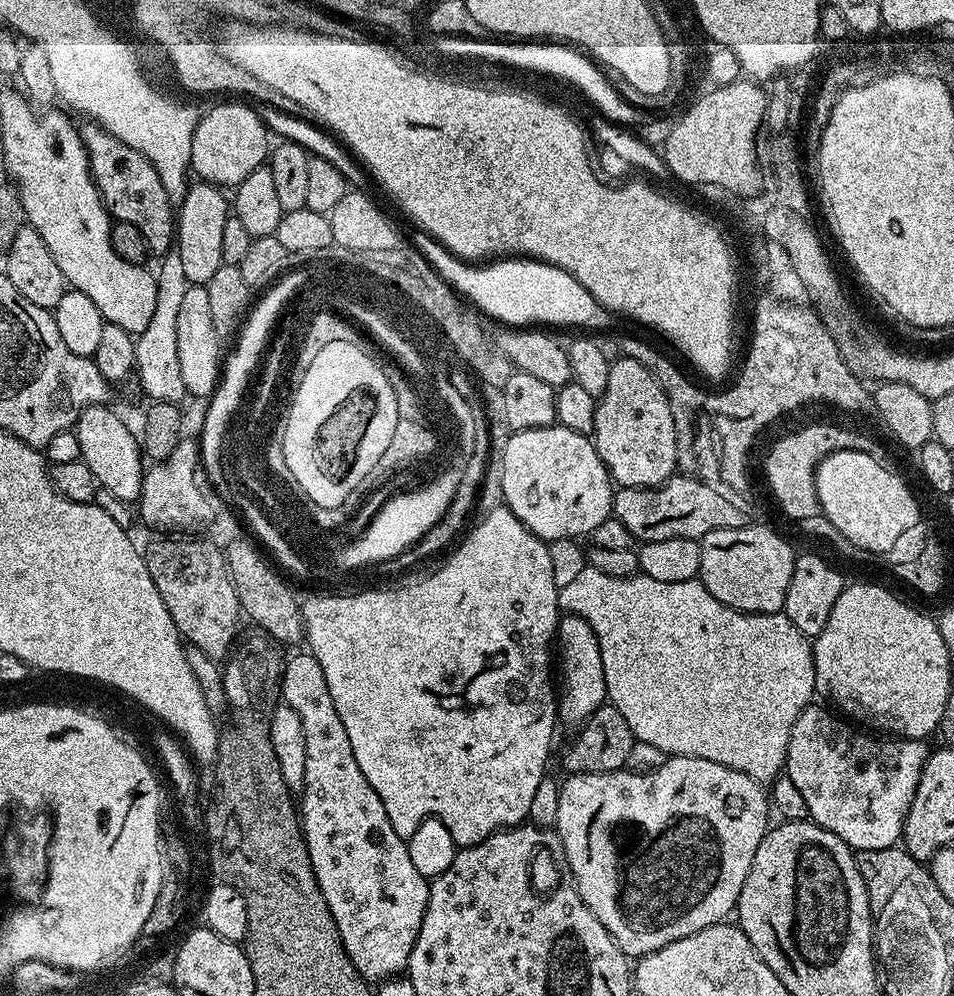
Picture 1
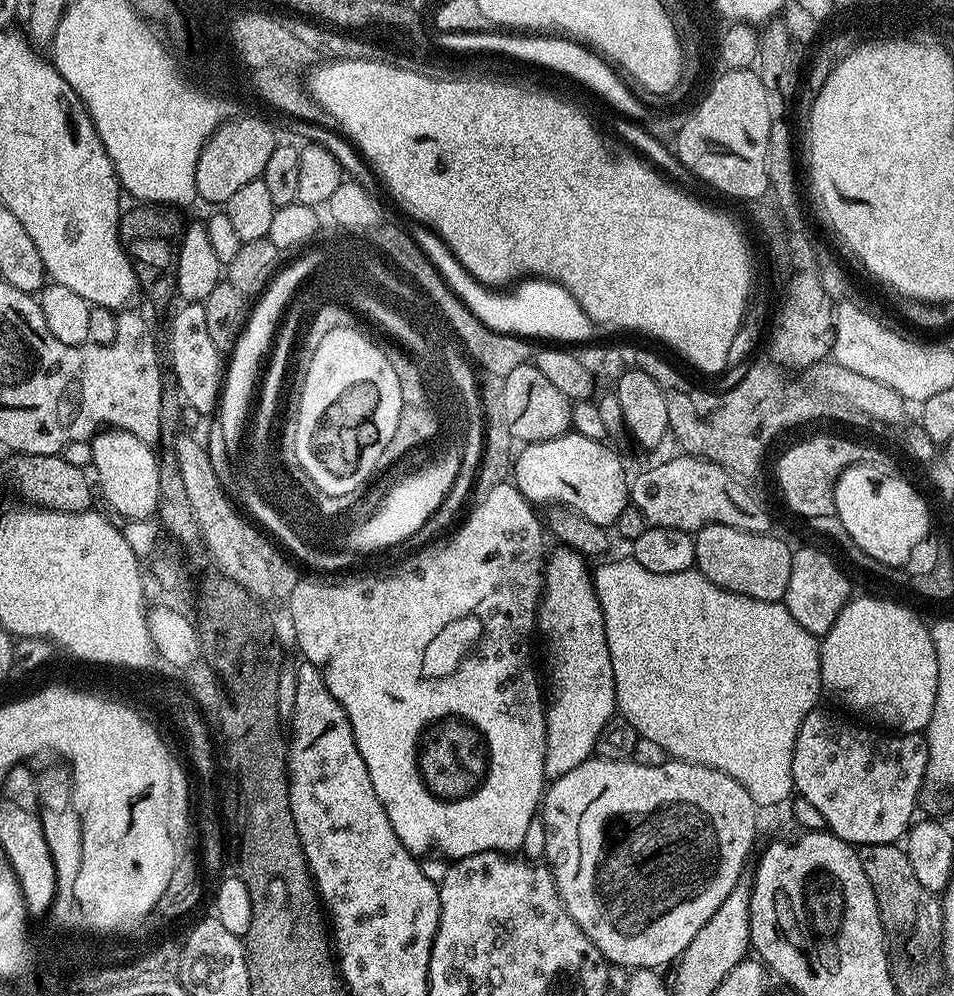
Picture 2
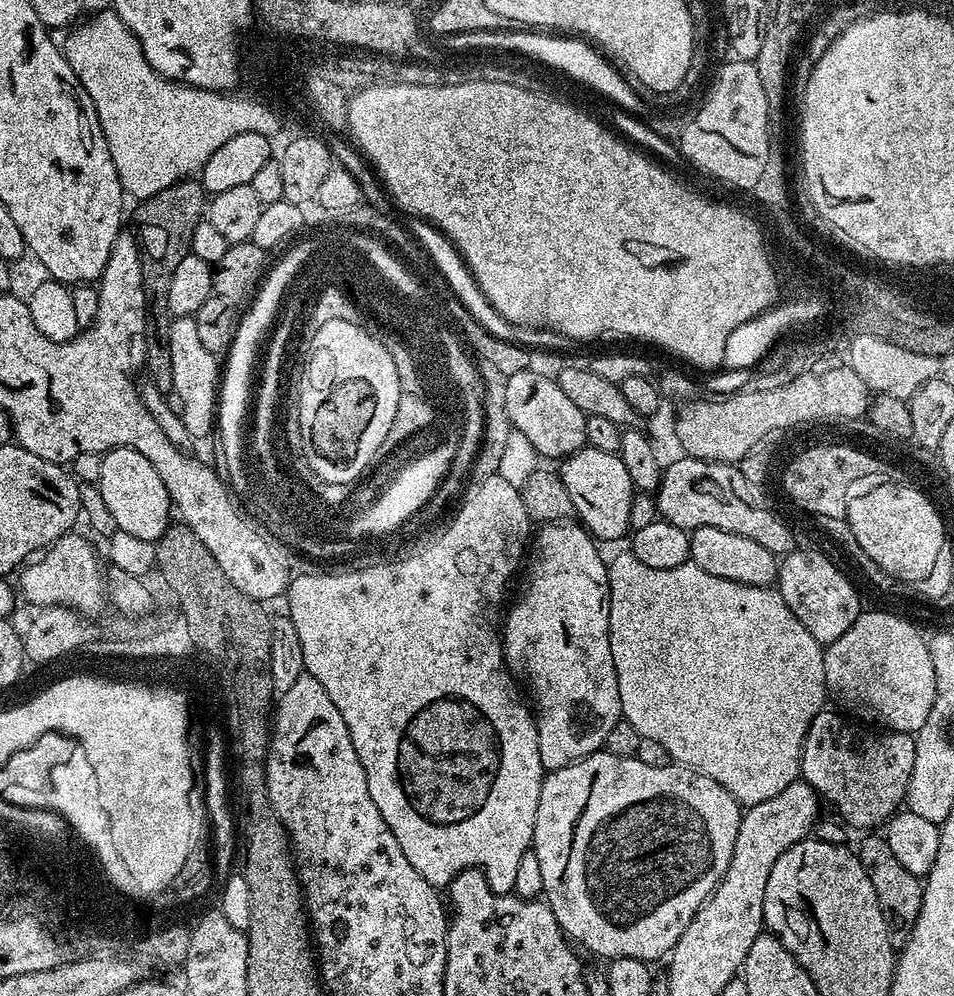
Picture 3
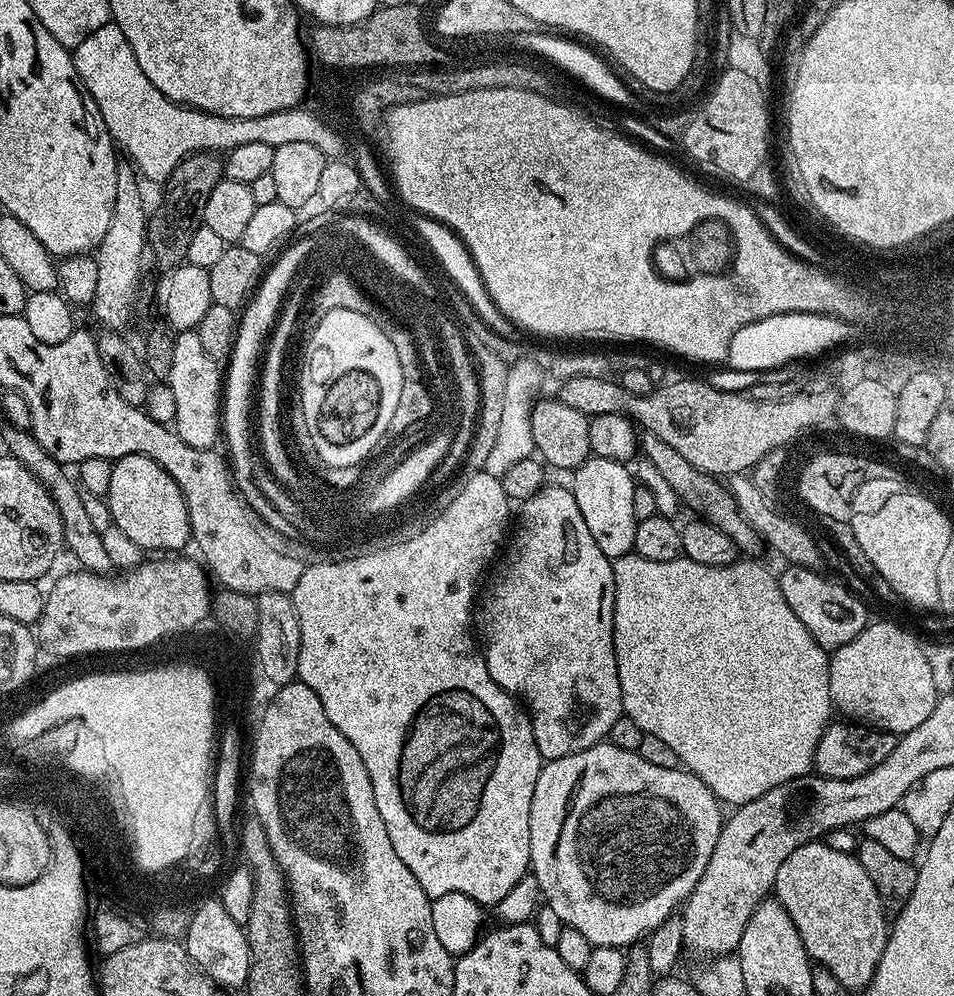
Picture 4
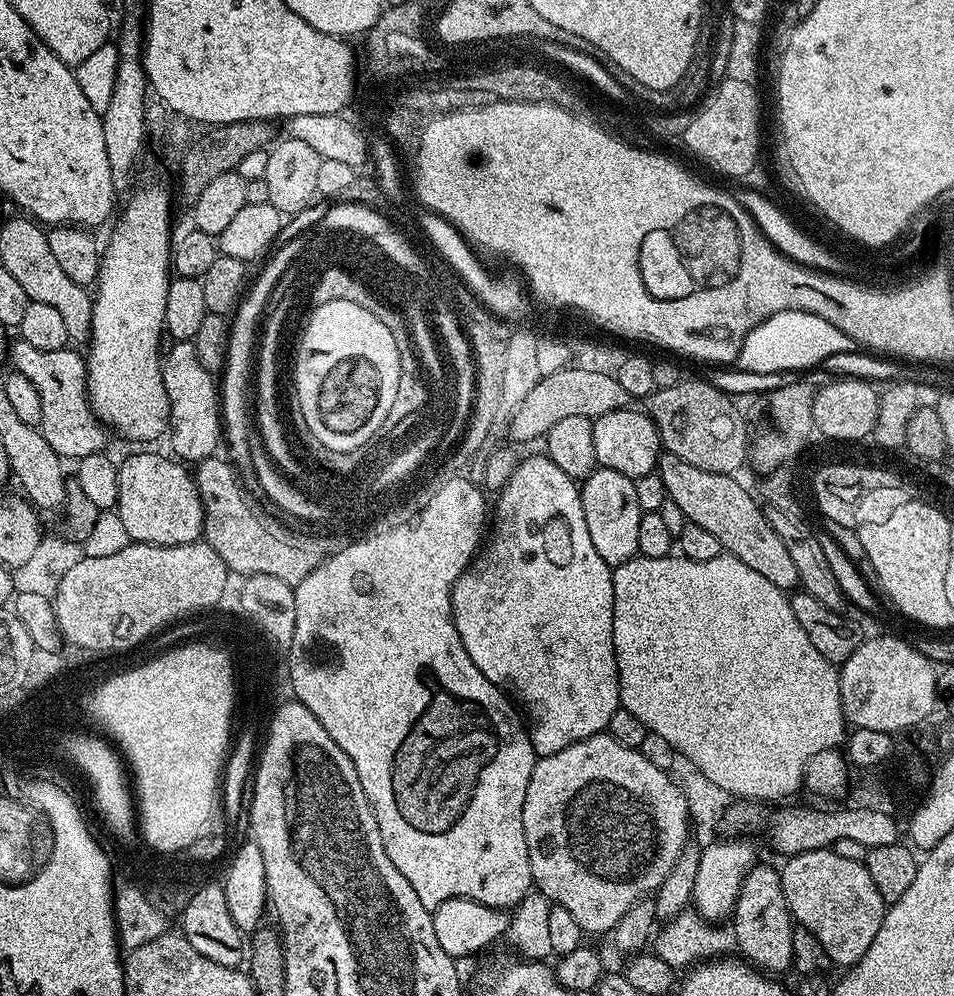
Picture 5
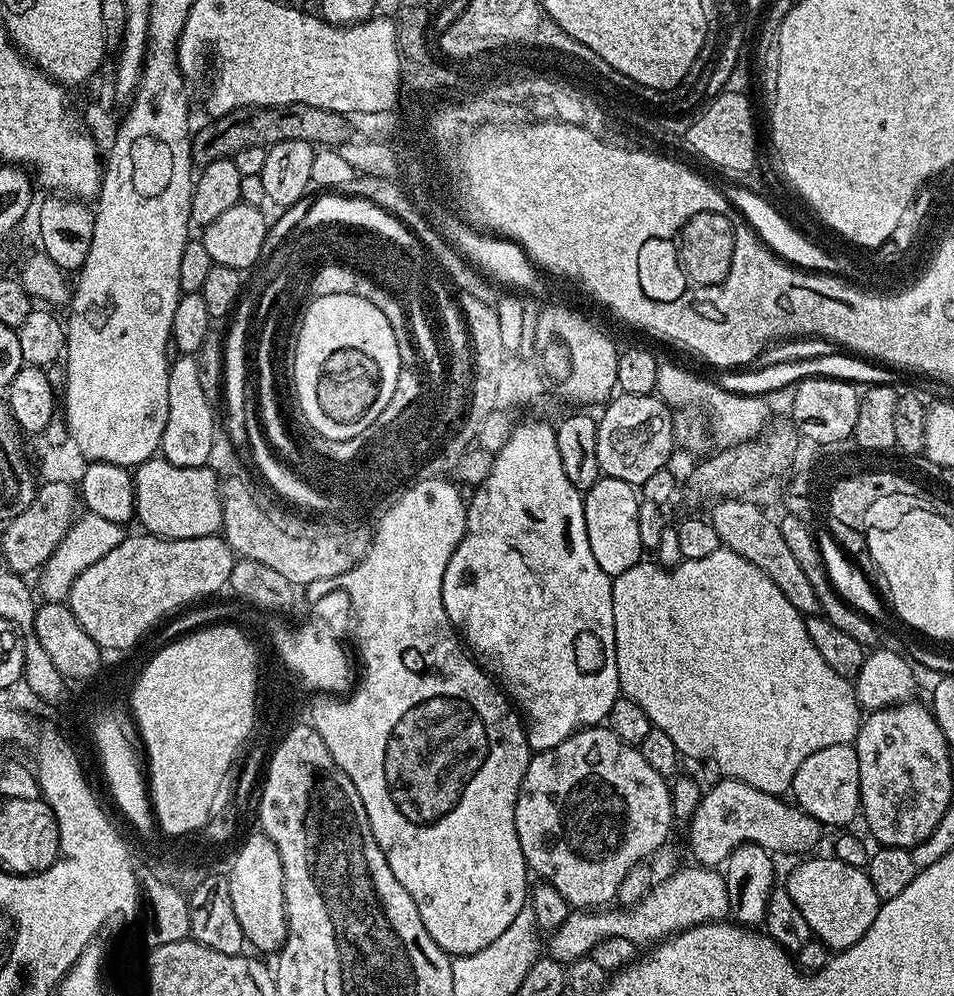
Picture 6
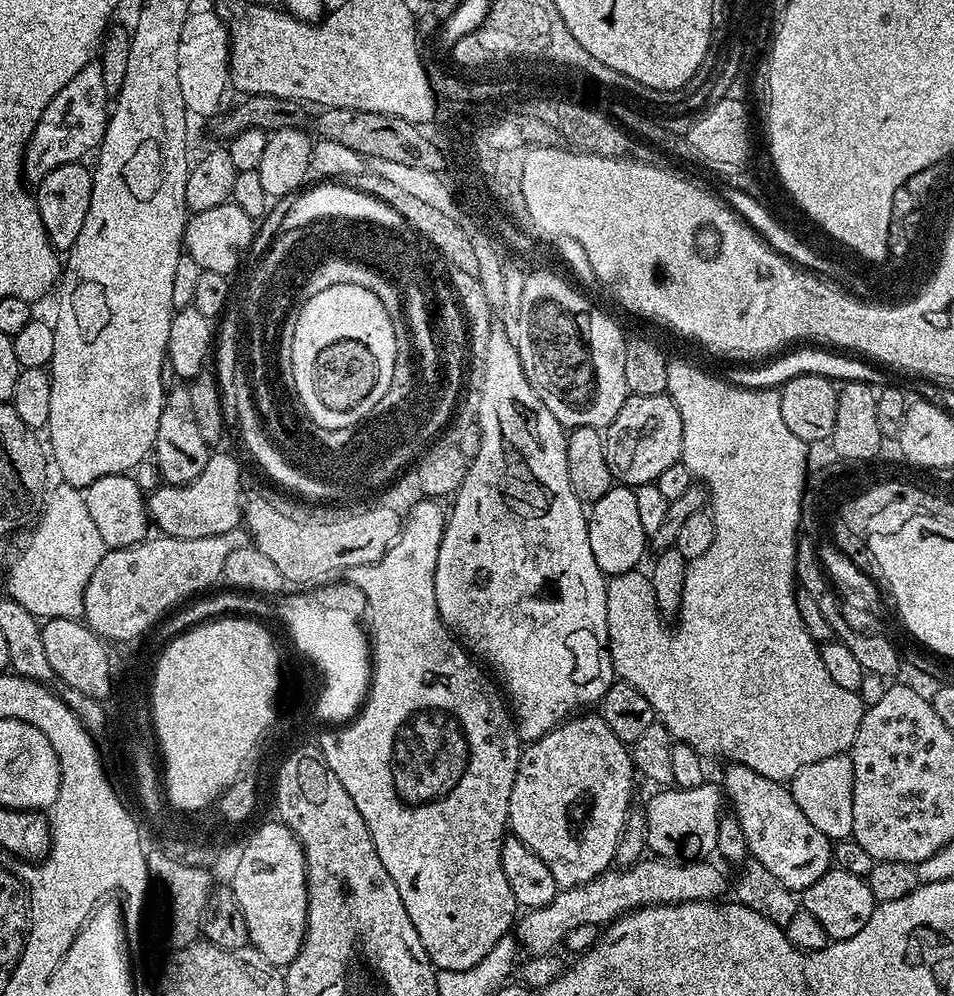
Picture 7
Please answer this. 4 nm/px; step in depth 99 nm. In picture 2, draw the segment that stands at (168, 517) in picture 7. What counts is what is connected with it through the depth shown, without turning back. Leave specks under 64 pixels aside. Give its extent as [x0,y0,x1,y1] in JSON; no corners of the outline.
[90,428,160,521]

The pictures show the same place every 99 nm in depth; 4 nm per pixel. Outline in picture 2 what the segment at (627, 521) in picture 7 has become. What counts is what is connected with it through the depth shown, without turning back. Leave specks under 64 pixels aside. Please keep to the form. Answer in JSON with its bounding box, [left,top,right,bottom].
[514,430,630,526]

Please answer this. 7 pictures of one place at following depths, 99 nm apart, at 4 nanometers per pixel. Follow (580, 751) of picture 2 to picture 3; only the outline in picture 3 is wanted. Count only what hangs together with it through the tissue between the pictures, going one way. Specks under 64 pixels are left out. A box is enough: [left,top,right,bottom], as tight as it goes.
[502,522,622,773]

